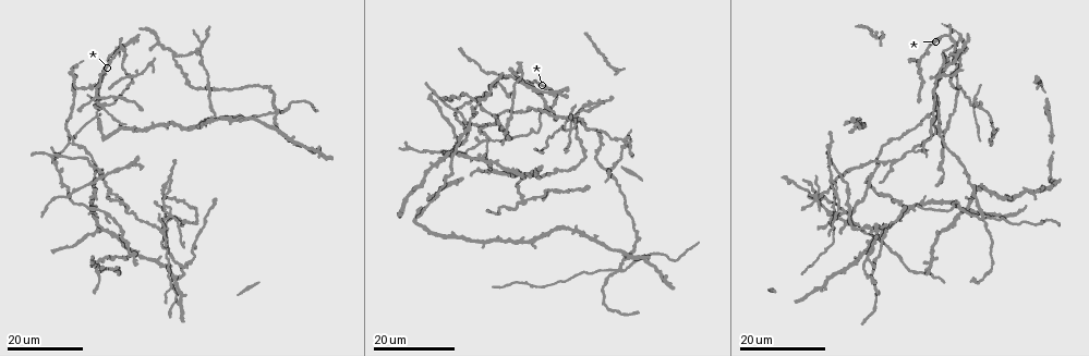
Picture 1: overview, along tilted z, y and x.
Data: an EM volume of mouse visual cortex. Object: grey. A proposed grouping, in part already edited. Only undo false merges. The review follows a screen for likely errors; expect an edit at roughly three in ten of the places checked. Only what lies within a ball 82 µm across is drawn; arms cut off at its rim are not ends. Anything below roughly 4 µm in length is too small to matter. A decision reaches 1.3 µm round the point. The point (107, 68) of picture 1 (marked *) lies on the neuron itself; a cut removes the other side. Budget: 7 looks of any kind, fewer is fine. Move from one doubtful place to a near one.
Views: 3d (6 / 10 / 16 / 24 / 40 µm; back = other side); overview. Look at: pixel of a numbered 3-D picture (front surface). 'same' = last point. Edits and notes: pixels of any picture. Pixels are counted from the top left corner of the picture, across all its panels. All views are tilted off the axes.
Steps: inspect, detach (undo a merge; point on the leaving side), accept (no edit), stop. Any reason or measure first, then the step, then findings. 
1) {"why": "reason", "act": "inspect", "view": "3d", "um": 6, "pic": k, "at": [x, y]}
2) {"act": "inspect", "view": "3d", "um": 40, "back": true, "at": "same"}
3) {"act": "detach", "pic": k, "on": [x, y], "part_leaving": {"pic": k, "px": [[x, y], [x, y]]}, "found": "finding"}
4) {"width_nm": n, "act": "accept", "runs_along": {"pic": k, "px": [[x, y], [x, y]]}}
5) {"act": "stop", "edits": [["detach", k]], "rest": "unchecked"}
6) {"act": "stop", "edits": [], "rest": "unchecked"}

{"why": "sudden change in width", "act": "inspect", "view": "3d", "um": 16, "pic": 1, "at": [535, 132]}

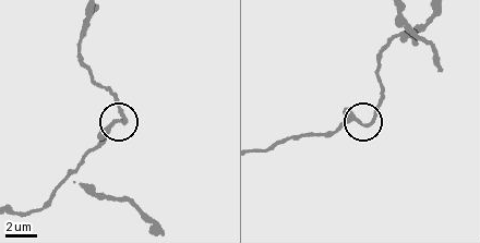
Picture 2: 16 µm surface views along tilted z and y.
{"act": "inspect", "view": "3d", "um": 6, "pic": 2, "at": [123, 117]}

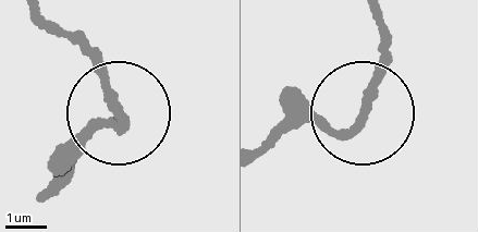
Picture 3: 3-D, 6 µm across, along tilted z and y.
{"act": "accept", "found": "continuous, no second neuron"}

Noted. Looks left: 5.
{"why": "side arm on a straight run", "act": "inspect", "view": "3d", "um": 24, "pic": 1, "at": [201, 50]}

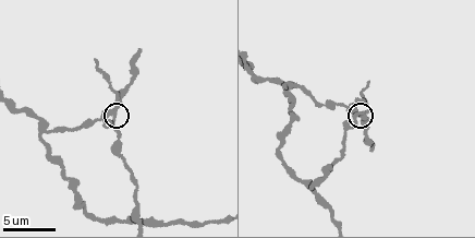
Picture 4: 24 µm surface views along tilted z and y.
{"act": "inspect", "view": "3d", "um": 10, "pic": 4, "at": [115, 112]}

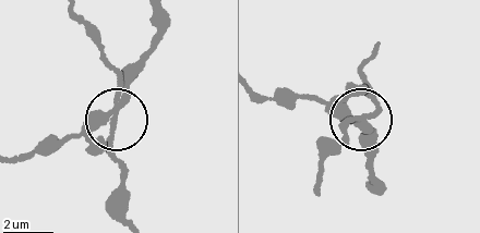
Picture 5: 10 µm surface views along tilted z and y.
{"arms": 3, "act": "detach", "pic": 5, "on": [111, 69], "found": "a second neuron is stuck on"}

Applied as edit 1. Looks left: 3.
{"why": "four arms meet", "act": "inspect", "view": "3d", "um": 24, "pic": 1, "at": [523, 204]}

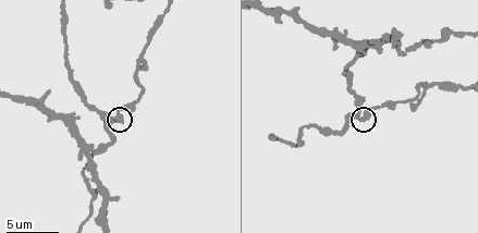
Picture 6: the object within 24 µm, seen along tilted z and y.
{"act": "inspect", "view": "3d", "um": 6, "pic": 6, "at": [356, 115]}

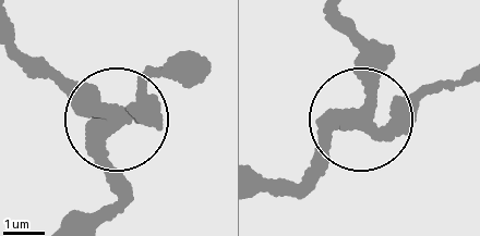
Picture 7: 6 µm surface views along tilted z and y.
{"width_nm": 310, "act": "accept", "runs_along": {"pic": 7, "px": [[348, 23], [362, 107], [327, 127], [303, 168]]}, "found": "one neuron here"}

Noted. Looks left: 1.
{"act": "stop", "edits": [["detach", 5]], "rest": "unchecked"}

